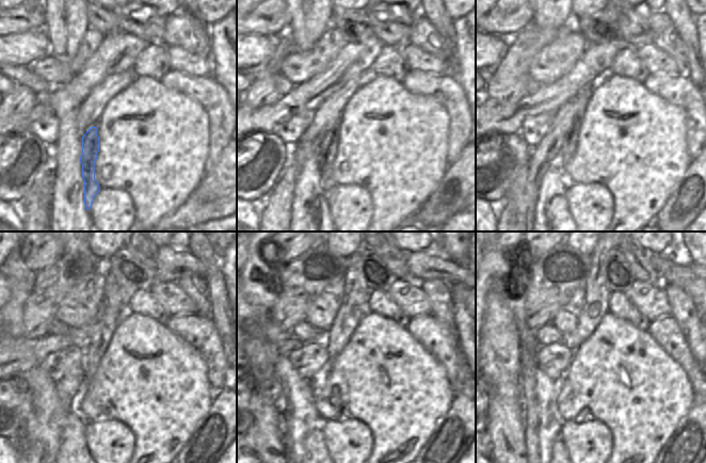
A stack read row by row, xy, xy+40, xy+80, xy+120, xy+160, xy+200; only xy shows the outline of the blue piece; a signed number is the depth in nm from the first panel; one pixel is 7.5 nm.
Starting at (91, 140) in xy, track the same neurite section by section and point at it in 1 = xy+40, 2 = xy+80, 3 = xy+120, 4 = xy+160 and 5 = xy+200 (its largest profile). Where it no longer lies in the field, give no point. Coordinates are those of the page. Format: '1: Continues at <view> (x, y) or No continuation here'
1: Continues at xy+40 (329, 148)
2: Continues at xy+80 (568, 146)
3: Continues at xy+120 (112, 309)
4: Continues at xy+160 (355, 305)
5: Continues at xy+200 (596, 303).

